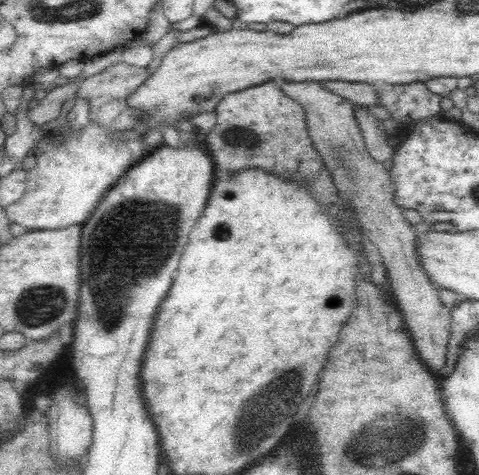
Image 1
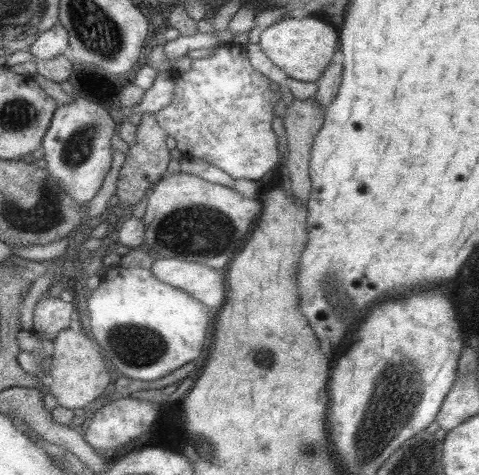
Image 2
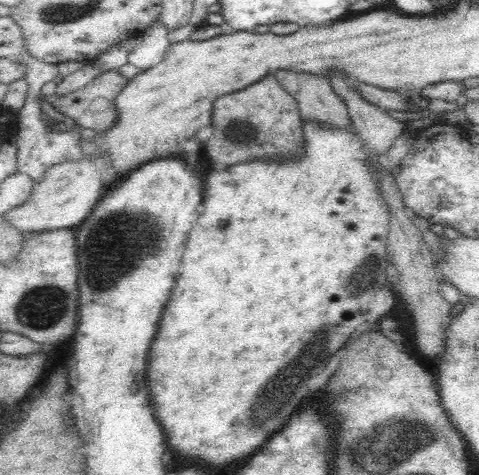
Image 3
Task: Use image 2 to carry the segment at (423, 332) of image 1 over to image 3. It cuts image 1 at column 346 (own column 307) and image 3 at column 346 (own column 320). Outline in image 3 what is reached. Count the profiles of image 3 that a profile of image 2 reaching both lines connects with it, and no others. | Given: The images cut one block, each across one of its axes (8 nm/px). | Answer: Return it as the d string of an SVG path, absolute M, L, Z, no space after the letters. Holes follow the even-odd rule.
M276 70L276 80L298 102L304 122L318 122L330 128L354 132L354 122L348 114L348 104L332 90L330 78L316 74L296 74L290 70Z

